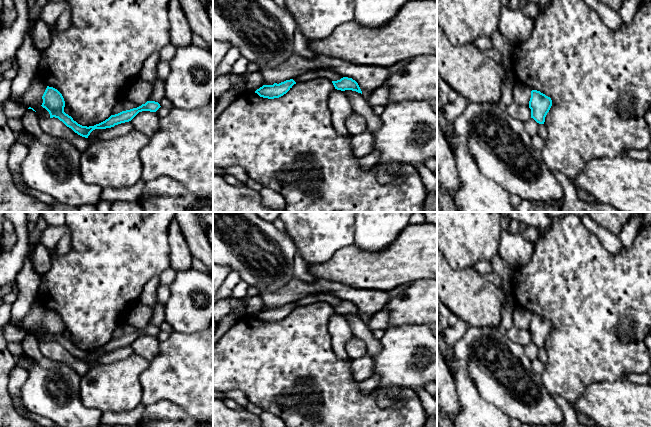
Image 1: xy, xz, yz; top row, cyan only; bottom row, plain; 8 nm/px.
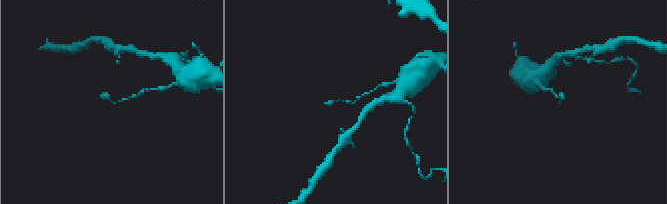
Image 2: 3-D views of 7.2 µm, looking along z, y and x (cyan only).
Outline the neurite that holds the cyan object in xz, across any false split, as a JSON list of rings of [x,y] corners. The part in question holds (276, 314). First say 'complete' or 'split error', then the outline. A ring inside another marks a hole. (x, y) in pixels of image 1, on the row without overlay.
complete; [[[290,303],[279,308],[274,307],[273,309],[263,309],[259,313],[257,313],[255,317],[263,322],[279,322],[286,318],[294,308],[296,308],[296,306],[293,303]]]

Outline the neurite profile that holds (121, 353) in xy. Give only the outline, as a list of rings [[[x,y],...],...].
[[[131,345],[121,347],[115,349],[114,351],[104,353],[96,364],[107,365],[110,363],[114,363],[116,361],[120,361],[122,359],[129,357],[132,353],[133,348],[131,347]]]

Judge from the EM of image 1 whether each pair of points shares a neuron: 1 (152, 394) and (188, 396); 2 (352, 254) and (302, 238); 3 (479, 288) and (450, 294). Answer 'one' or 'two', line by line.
1: one
2: two
3: one

